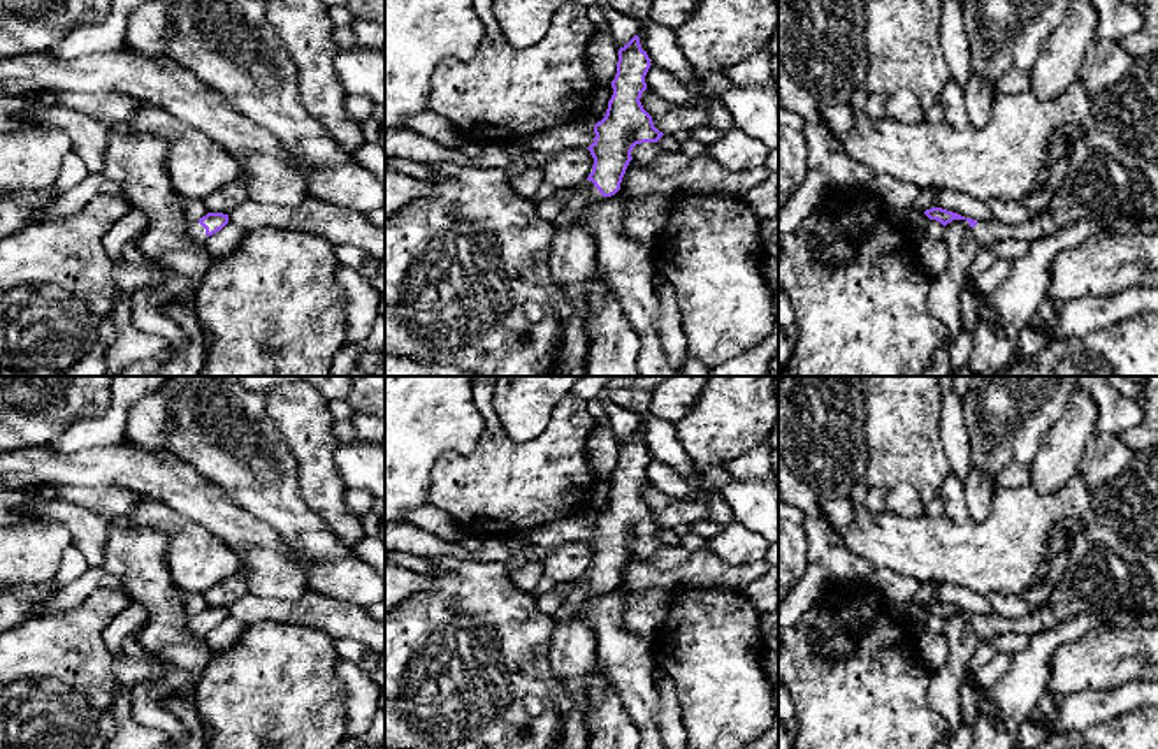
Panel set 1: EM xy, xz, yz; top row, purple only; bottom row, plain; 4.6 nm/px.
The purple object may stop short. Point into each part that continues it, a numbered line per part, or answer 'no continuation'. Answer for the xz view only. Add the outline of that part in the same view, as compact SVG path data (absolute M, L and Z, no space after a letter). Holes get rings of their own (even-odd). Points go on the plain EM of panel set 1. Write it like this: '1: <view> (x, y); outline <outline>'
1: xz (573, 654); outline M592 575L589 580L589 593L580 610L566 622L555 626L550 638L550 670L552 675L564 686L571 698L569 710L562 716L562 740L557 749L589 749L590 731L587 716L590 710L590 696L587 679L597 666L597 638L587 615L587 603L590 598L603 593Z

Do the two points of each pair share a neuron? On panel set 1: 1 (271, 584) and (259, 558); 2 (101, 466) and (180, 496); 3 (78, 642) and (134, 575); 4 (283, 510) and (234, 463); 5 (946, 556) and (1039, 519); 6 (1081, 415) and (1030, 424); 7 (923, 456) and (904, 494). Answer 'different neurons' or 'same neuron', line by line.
1: same neuron
2: same neuron
3: different neurons
4: same neuron
5: same neuron
6: different neurons
7: different neurons

